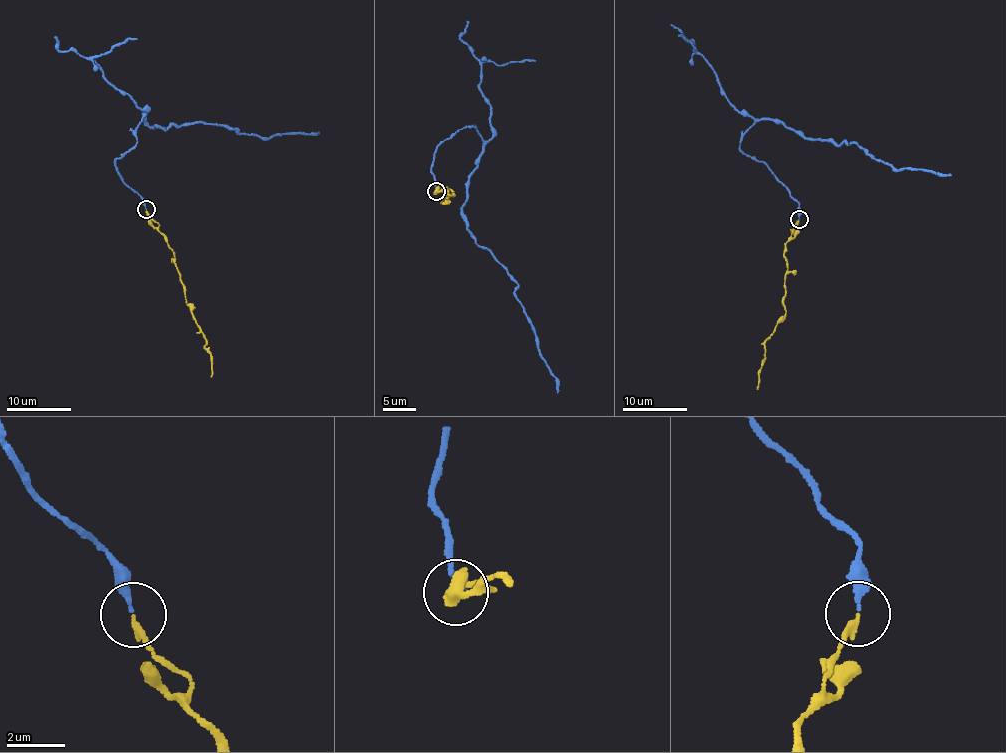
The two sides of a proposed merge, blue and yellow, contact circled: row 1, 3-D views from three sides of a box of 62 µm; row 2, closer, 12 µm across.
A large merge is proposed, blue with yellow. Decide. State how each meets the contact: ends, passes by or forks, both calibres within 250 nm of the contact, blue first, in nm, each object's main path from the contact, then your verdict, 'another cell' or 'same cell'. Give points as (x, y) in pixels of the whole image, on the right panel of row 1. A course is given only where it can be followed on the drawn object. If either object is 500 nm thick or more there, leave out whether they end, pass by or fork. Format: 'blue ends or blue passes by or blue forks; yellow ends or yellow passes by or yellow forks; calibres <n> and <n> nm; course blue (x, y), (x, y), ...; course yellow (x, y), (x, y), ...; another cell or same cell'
blue ends; yellow ends; calibres 240 and 200 nm; course blue (799, 218), (768, 165), (739, 148), (761, 119), (856, 143), (897, 169), (950, 176); course yellow (799, 220), (784, 254), (788, 269), (784, 317), (765, 344), (757, 388); same cell

